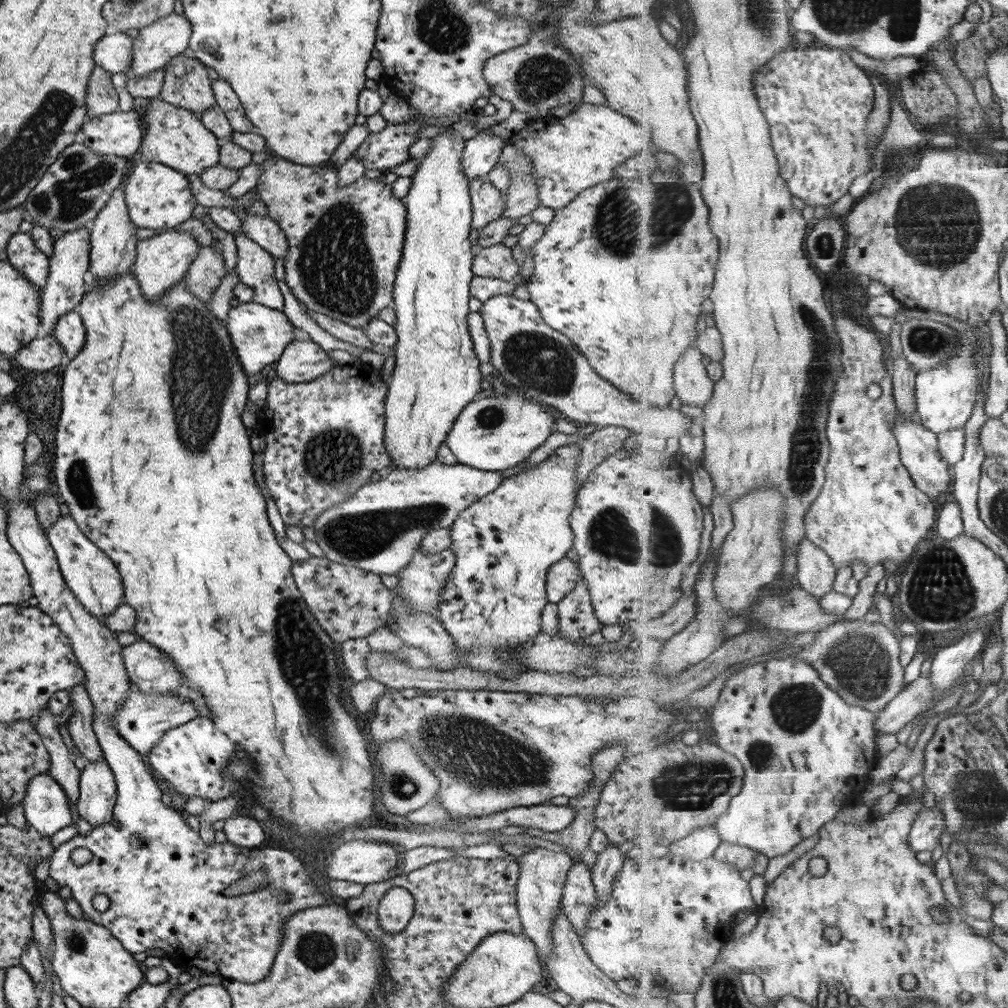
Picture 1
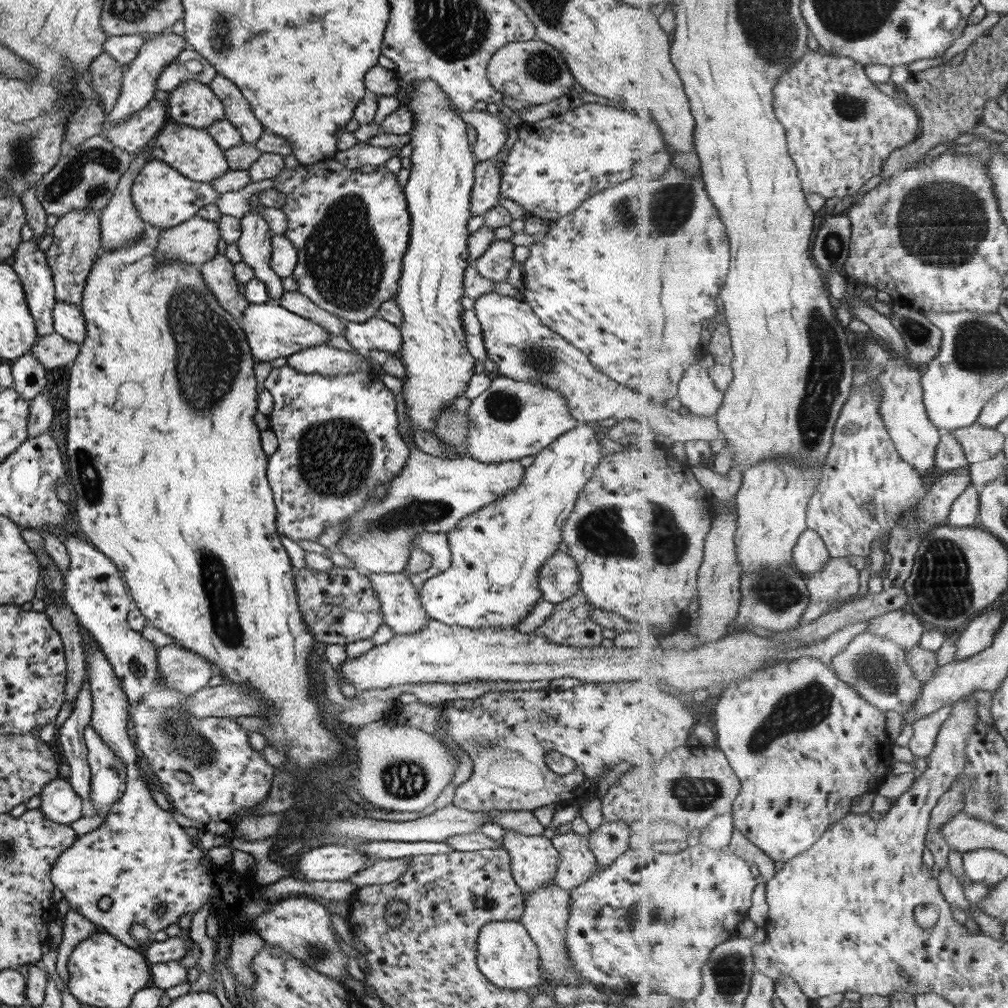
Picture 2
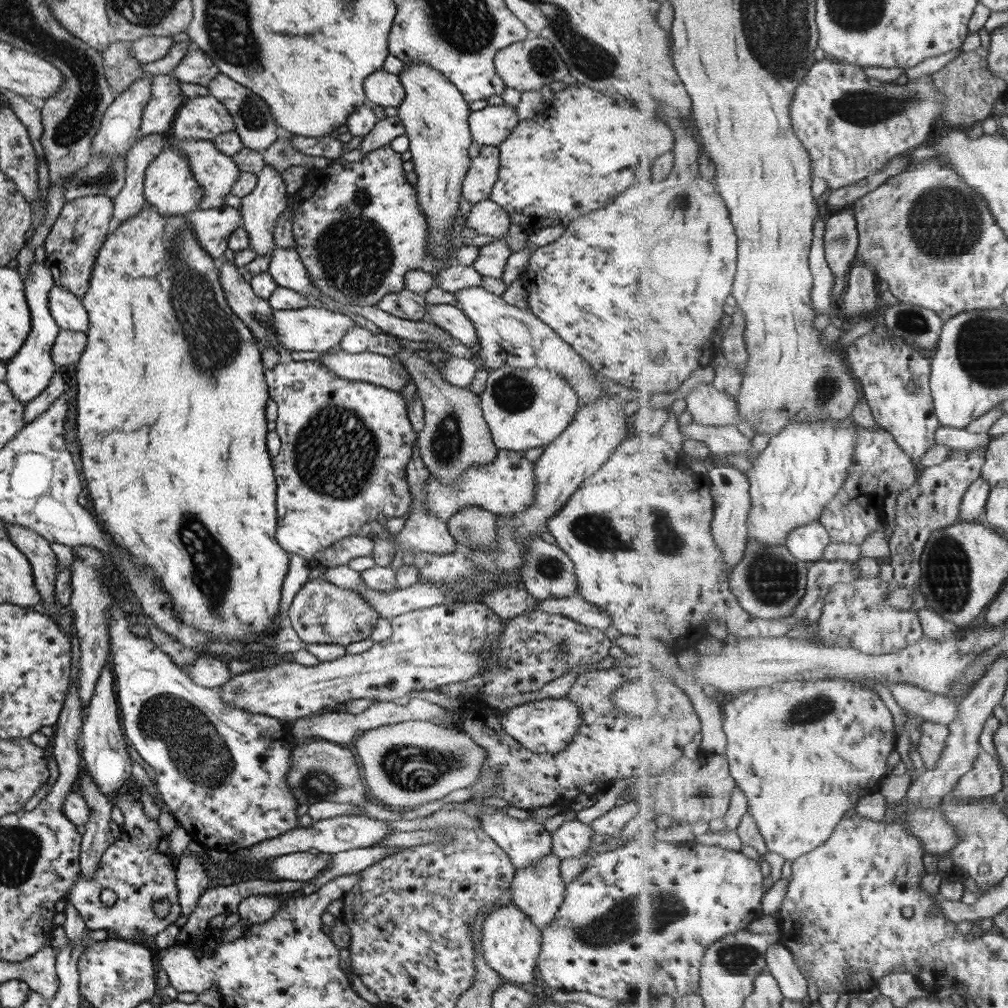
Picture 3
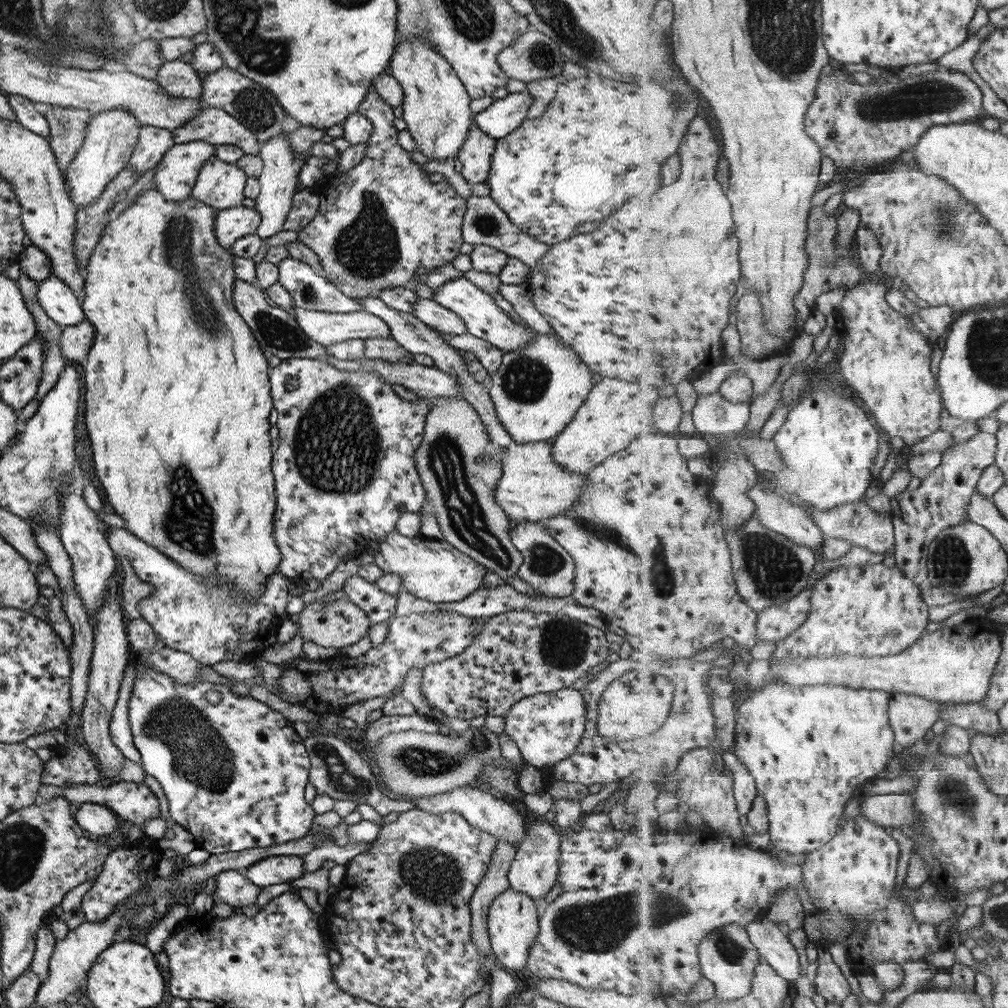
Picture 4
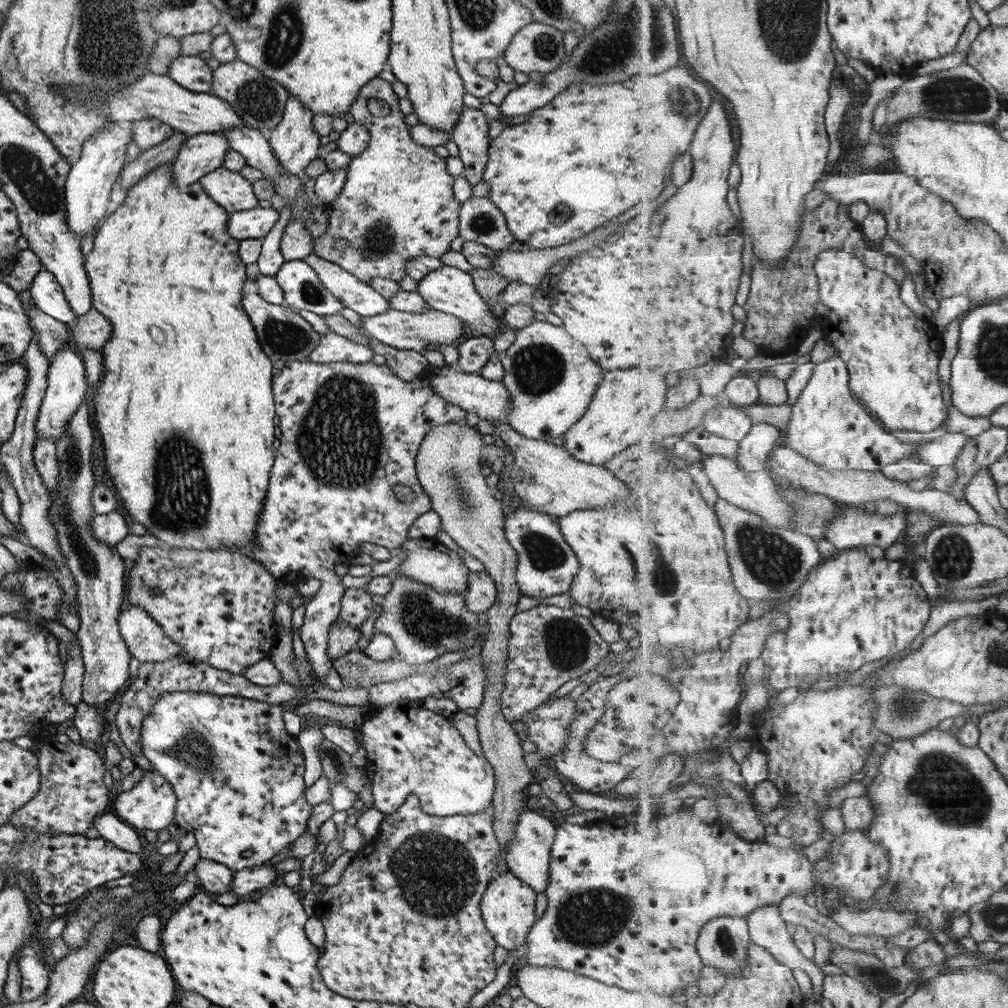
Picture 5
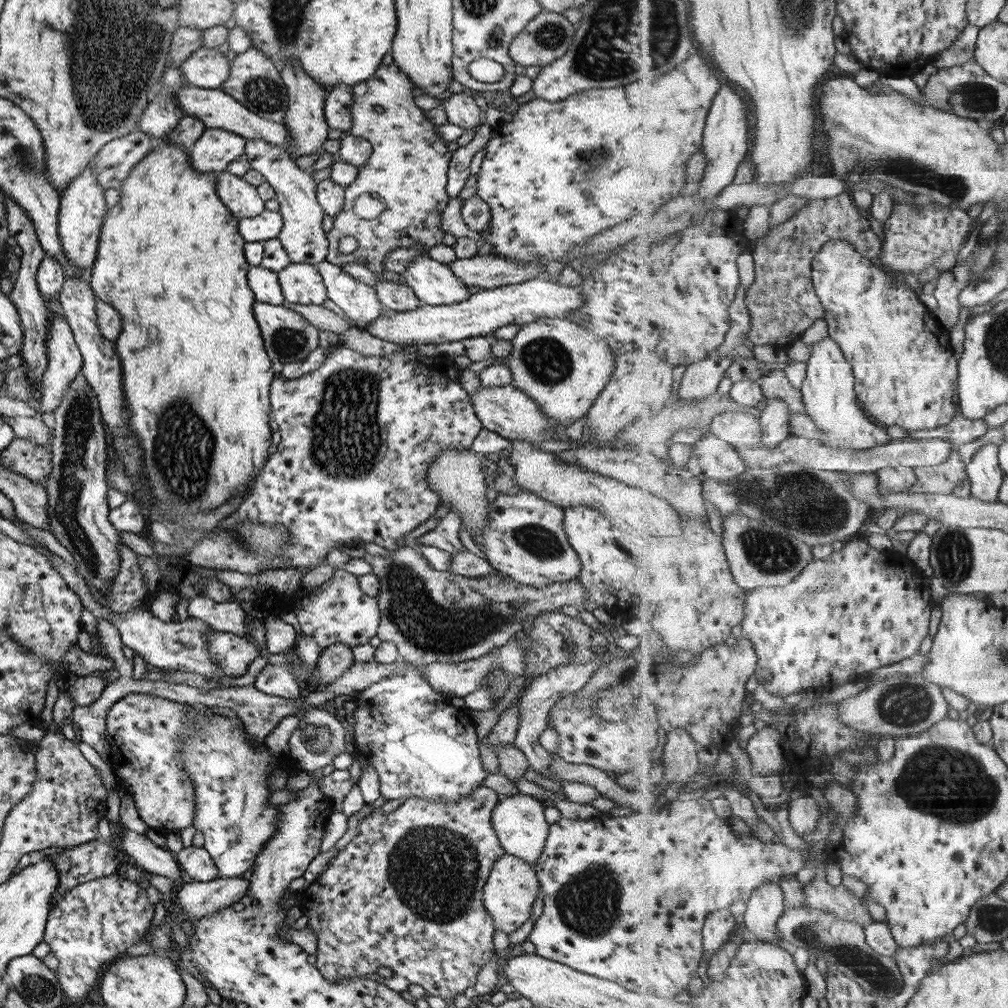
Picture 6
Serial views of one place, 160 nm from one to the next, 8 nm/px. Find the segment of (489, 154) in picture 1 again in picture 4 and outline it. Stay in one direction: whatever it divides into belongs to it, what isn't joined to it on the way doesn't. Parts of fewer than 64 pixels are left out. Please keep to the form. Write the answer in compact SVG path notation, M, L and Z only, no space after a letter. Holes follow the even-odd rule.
M527 91L507 93L504 98L493 101L484 110L474 114L473 123L492 139L503 138L523 122L532 102Z

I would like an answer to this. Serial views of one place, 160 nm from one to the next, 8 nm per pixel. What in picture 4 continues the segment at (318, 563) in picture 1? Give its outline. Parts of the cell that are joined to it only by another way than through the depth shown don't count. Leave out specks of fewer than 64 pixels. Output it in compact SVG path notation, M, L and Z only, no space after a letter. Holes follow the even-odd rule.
M345 596L332 600L331 603L324 602L322 598L309 603L299 612L297 622L303 641L337 650L355 644L360 638L367 636L371 627L366 614Z

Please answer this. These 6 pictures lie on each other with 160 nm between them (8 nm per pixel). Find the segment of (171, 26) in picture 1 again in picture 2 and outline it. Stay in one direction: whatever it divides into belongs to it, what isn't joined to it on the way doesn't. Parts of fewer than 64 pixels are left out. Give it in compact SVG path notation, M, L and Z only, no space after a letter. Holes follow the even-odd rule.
M170 30L155 34L151 33L149 39L142 44L135 58L127 65L126 70L122 72L122 85L111 110L106 114L106 122L110 122L110 124L122 122L130 114L141 110L152 99L153 93L156 91L155 83L160 70L173 61L176 54L179 54L179 51L185 48L188 48L188 46L184 38L181 35L172 33Z

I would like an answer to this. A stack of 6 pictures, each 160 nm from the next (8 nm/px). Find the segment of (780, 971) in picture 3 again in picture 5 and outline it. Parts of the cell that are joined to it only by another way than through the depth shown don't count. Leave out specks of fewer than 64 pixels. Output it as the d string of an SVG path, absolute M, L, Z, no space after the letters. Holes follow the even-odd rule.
M763 906L763 908L757 908L749 917L746 918L748 921L748 929L750 930L750 938L756 945L766 948L769 952L772 952L779 961L784 965L795 969L803 969L808 972L811 982L813 982L813 994L809 997L803 997L802 1002L813 1003L818 1000L819 996L822 996L822 986L825 981L825 974L823 970L819 968L819 965L815 964L813 960L805 958L801 954L801 950L797 948L797 944L793 942L792 927L783 920L781 917L780 906Z

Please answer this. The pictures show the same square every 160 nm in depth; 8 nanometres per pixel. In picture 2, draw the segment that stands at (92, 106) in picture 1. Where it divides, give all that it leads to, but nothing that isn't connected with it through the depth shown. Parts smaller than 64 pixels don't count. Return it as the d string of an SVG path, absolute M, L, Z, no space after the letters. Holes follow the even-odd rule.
M101 53L96 56L88 66L93 92L100 96L104 115L111 110L122 85L121 65L109 56L109 53Z

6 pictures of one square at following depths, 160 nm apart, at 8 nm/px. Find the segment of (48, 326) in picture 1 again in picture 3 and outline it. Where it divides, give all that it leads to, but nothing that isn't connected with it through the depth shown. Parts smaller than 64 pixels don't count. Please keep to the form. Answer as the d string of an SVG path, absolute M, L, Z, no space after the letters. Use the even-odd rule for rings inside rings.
M104 194L80 196L65 201L42 244L45 251L43 264L51 273L54 284L65 287L78 299L86 291L96 252L111 231L110 220L112 199Z

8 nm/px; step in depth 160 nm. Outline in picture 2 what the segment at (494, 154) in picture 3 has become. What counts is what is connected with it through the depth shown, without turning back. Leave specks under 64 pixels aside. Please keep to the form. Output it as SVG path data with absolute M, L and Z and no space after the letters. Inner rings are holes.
M496 158L475 162L473 184L470 190L470 216L479 216L497 205L500 187L500 169L495 165Z

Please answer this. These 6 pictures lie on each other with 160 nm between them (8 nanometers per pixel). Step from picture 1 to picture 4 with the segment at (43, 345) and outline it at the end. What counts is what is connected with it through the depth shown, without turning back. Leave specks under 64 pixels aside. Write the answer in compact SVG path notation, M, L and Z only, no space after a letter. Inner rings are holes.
M85 318L77 324L62 327L59 350L67 363L82 363L94 343L94 326Z

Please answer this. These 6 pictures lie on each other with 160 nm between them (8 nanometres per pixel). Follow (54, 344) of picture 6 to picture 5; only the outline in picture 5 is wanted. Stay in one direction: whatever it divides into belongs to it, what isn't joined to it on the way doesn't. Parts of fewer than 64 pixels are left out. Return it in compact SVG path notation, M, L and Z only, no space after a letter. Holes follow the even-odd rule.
M70 344L61 347L55 352L54 357L51 357L51 364L48 364L46 373L46 390L43 392L44 396L34 423L36 436L49 438L53 444L61 436L65 424L69 424L75 409L83 401L86 388L84 375L84 364L81 362L80 354Z

